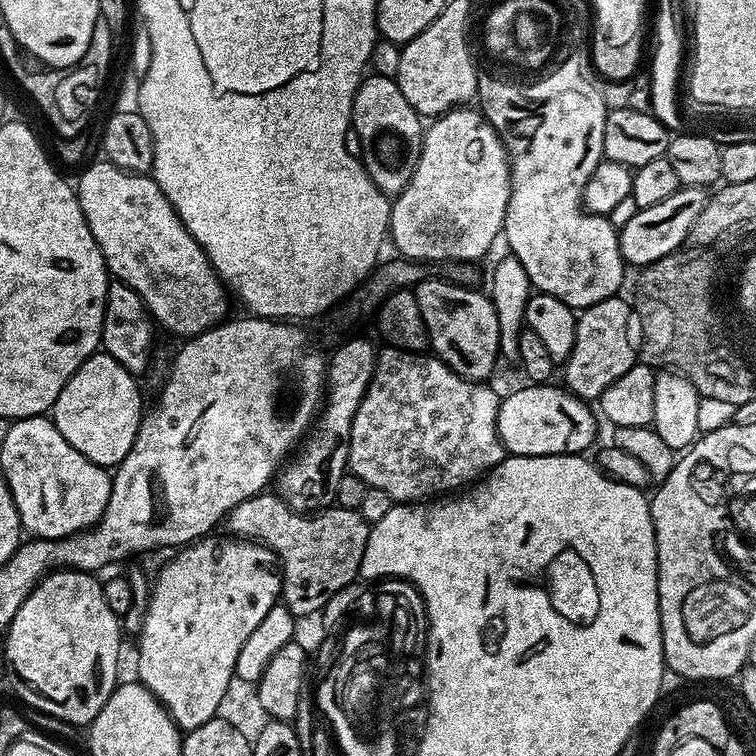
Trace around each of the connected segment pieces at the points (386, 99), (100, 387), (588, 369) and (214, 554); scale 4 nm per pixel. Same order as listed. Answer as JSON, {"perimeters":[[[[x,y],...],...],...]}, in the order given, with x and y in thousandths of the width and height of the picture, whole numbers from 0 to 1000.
{"perimeters":[[[[487,98],[478,104],[476,118],[471,120],[471,128],[466,136],[466,163],[463,168],[474,175],[478,184],[476,212],[481,224],[489,230],[489,235],[509,257],[529,255],[542,241],[542,235],[548,230],[548,220],[553,220],[563,169],[558,163],[558,155],[545,144],[542,135],[537,135],[532,119],[520,102]]],[[[128,463],[108,479],[108,484],[103,484],[93,505],[82,511],[82,521],[77,521],[66,541],[66,554],[82,579],[139,622],[152,620],[167,601],[172,601],[185,567],[188,538],[180,503],[181,499],[168,492],[146,467]]],[[[819,390],[802,394],[796,399],[791,399],[786,405],[771,409],[762,419],[762,446],[759,447],[759,460],[754,463],[751,475],[745,478],[743,492],[746,487],[745,512],[774,532],[792,530],[794,522],[802,516],[802,511],[807,511],[807,505],[812,505],[817,500],[823,500],[823,495],[828,495],[828,489],[833,489],[836,481],[843,480],[844,466],[839,459],[839,450],[831,446],[831,413],[833,418],[833,402],[825,397],[820,397]]],[[[276,706],[239,724],[229,734],[234,735],[206,765],[204,762],[190,825],[183,837],[185,869],[180,873],[180,889],[185,893],[181,894],[184,903],[206,919],[222,948],[245,970],[286,950],[288,929],[312,892],[315,865],[320,865],[325,844],[331,844],[336,828],[352,817],[352,811],[373,788],[373,762],[366,755],[368,742],[360,726],[343,717],[286,708]]]]}

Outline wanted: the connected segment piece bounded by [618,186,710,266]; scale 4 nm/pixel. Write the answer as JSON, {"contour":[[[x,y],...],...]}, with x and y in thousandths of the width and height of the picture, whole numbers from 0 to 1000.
{"contour":[[[902,246],[892,257],[886,257],[886,262],[881,262],[881,267],[844,275],[833,294],[828,294],[817,304],[820,308],[820,335],[827,351],[856,352],[903,329],[923,283],[929,283],[929,278],[937,271],[938,261],[937,249]]]}

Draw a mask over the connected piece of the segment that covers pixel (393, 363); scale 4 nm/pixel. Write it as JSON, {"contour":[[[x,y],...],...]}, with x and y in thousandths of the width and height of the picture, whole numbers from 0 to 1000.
{"contour":[[[513,458],[497,472],[497,492],[492,496],[489,511],[474,537],[466,554],[466,574],[460,578],[460,619],[464,628],[479,632],[488,646],[511,648],[521,664],[561,664],[583,653],[598,653],[626,638],[634,636],[655,614],[663,614],[668,606],[667,587],[659,574],[659,542],[663,525],[640,505],[611,500],[601,489],[595,489],[575,470],[552,468],[522,458]]]}

